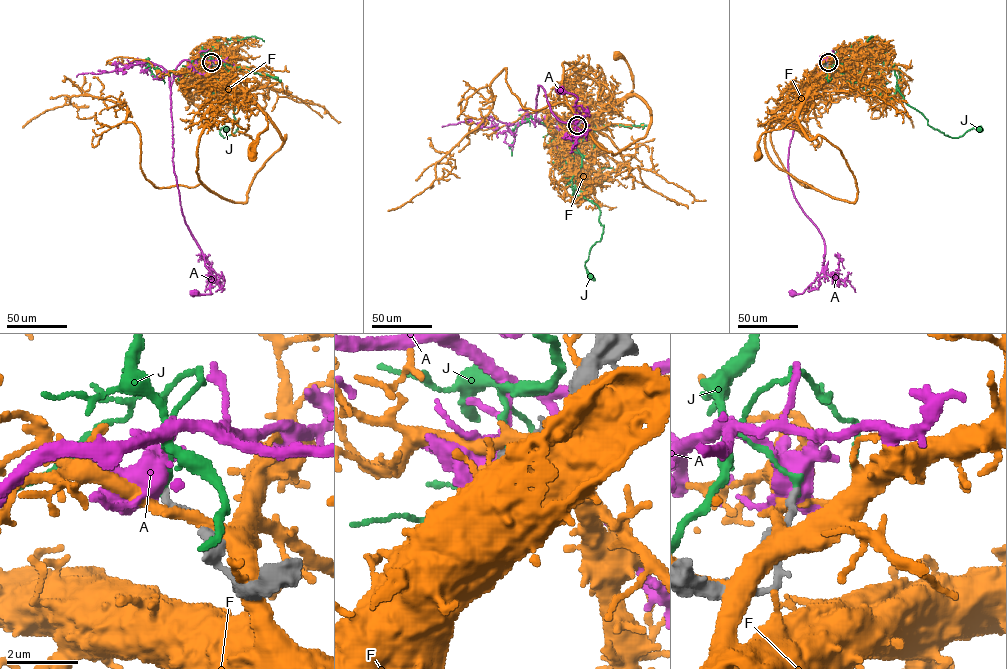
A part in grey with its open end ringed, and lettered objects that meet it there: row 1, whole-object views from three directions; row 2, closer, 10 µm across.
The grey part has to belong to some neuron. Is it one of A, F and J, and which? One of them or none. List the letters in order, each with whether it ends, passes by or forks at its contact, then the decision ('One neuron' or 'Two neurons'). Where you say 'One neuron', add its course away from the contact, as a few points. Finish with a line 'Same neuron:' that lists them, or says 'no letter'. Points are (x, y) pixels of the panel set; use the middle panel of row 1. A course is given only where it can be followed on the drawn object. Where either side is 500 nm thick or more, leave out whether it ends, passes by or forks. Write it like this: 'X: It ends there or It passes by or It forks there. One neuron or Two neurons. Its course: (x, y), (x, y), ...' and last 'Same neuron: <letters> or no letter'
A: It forks there. Two neurons
F: It forks there. Two neurons
J: It ends there. Two neurons
Same neuron: no letter

